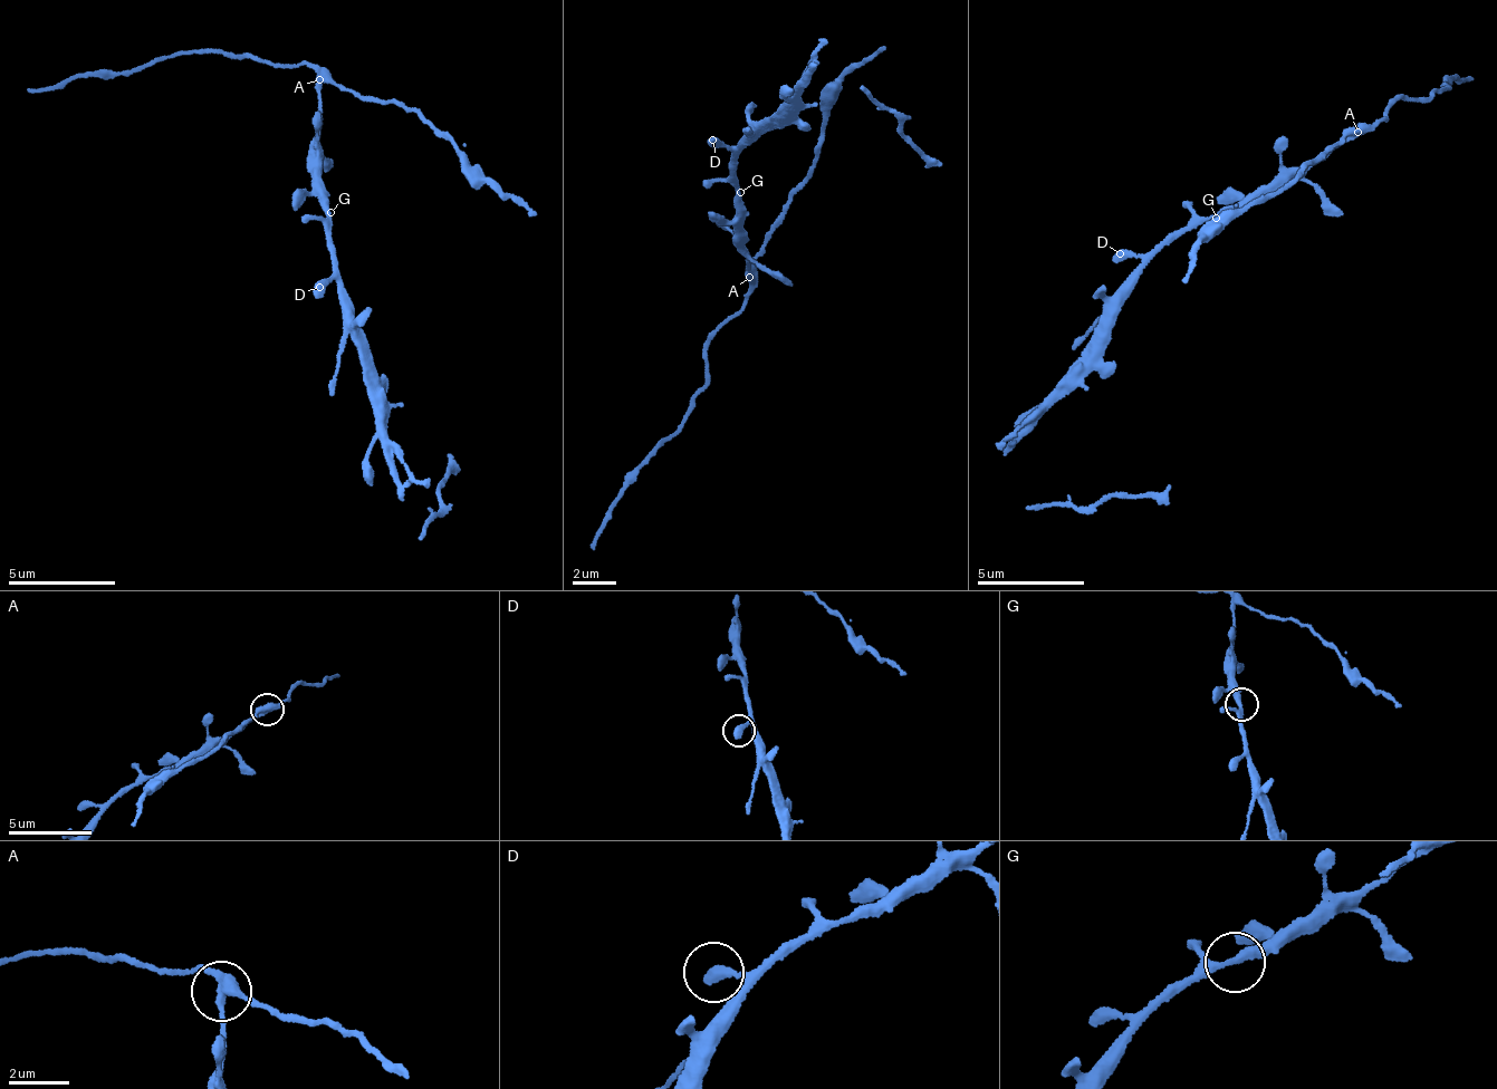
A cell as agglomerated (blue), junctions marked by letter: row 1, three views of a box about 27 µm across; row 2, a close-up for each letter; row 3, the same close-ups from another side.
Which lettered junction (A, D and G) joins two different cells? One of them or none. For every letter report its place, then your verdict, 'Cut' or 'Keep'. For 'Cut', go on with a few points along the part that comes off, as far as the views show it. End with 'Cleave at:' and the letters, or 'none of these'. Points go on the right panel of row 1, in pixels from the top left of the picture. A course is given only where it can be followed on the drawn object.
A: Place: (1358, 132). Cut. Course of the part to remove: (1355, 133), (1380, 118), (1395, 99), (1433, 98), (1445, 85), (1439, 84), (1454, 74), (1471, 77)
D: Place: (1120, 253). Keep
G: Place: (1216, 218). Keep
Cleave at: A

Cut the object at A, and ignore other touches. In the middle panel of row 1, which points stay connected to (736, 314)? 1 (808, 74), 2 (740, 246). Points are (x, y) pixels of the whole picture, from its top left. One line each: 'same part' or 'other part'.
1: other part
2: other part

